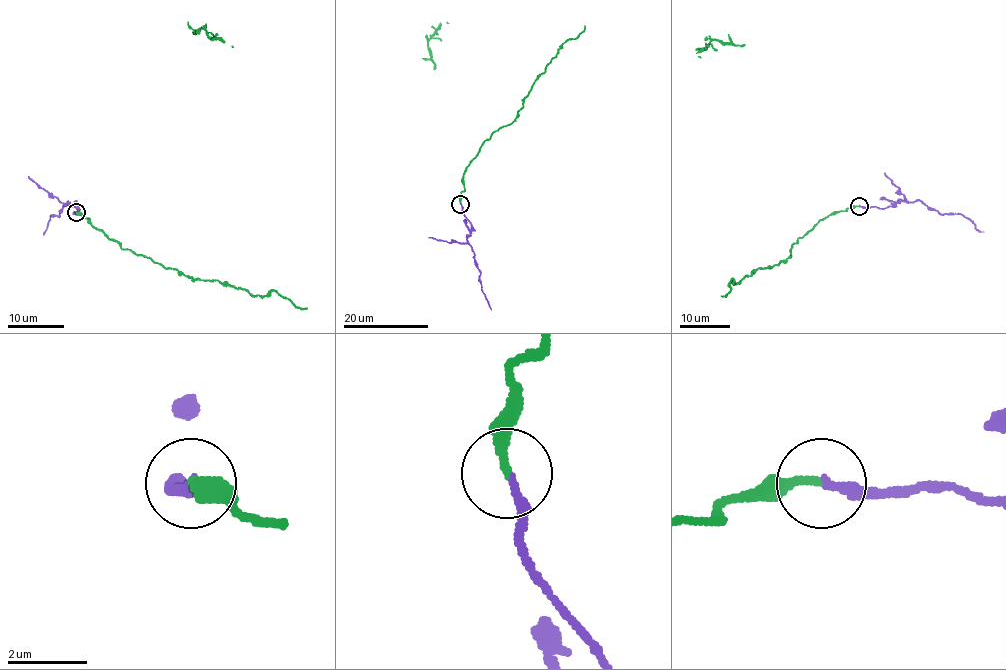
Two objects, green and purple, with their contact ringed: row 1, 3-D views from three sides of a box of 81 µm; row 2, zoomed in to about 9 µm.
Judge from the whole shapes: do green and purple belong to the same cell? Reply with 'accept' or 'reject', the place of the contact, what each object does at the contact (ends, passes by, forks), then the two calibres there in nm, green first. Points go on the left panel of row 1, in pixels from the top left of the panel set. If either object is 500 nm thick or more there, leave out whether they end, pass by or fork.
reject; at (76, 212); green ends there; purple ends there; 240 nm thick on the green side, 240 nm on the other

